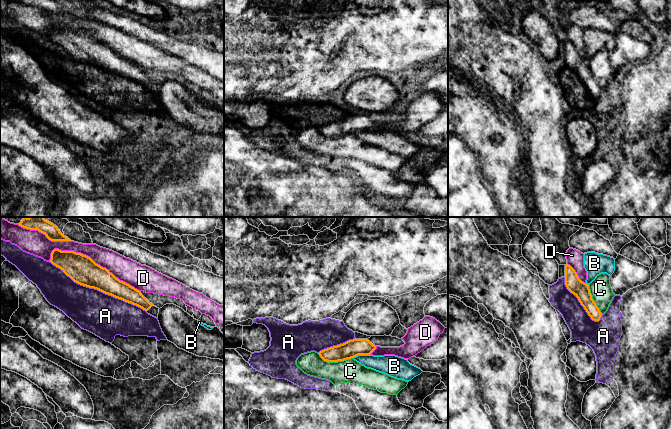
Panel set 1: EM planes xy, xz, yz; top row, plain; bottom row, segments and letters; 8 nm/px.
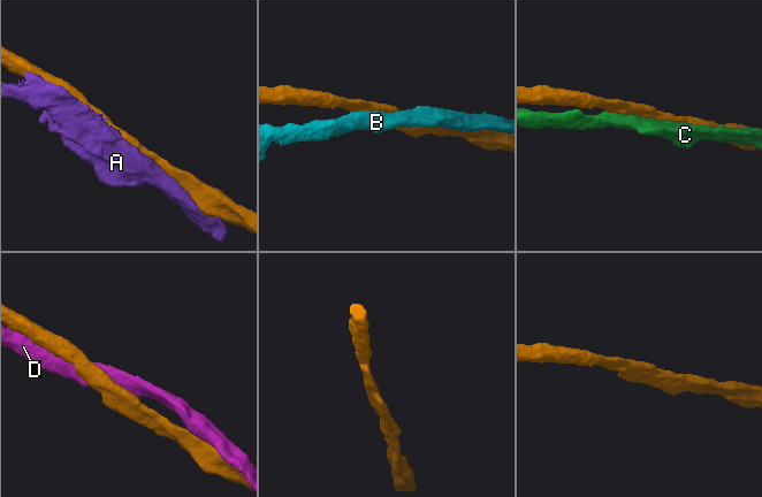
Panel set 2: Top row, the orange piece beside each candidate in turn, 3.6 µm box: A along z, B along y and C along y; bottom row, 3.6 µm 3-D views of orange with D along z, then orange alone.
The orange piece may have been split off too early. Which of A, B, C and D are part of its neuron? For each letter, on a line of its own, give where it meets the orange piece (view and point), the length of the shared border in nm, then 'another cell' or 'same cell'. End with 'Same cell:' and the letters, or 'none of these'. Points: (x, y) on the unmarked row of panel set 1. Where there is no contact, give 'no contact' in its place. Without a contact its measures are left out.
A: contact xy (98, 65); length 850 nm; another cell
B: contact xz (361, 130); length 140 nm; another cell
C: contact xz (335, 137); length 300 nm; another cell
D: contact xy (94, 38); length 800 nm; another cell
Same cell: none of these

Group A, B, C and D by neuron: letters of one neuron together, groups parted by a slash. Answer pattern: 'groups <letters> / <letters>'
groups A / B / C / D

